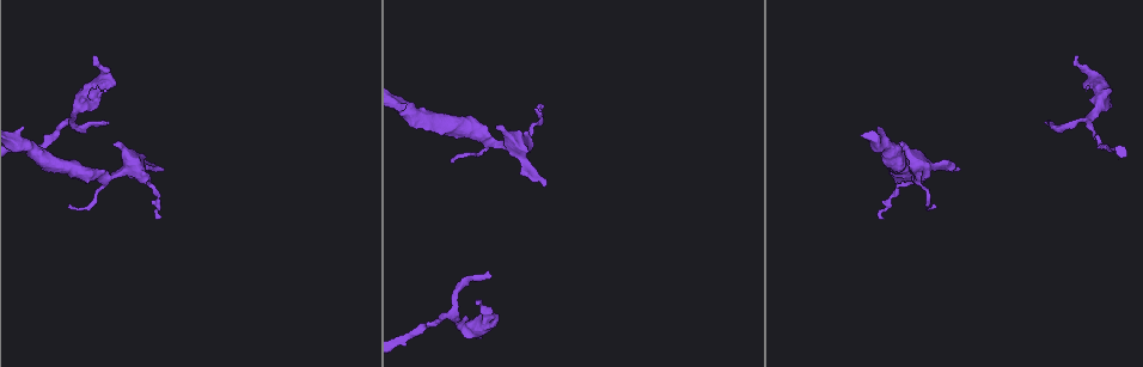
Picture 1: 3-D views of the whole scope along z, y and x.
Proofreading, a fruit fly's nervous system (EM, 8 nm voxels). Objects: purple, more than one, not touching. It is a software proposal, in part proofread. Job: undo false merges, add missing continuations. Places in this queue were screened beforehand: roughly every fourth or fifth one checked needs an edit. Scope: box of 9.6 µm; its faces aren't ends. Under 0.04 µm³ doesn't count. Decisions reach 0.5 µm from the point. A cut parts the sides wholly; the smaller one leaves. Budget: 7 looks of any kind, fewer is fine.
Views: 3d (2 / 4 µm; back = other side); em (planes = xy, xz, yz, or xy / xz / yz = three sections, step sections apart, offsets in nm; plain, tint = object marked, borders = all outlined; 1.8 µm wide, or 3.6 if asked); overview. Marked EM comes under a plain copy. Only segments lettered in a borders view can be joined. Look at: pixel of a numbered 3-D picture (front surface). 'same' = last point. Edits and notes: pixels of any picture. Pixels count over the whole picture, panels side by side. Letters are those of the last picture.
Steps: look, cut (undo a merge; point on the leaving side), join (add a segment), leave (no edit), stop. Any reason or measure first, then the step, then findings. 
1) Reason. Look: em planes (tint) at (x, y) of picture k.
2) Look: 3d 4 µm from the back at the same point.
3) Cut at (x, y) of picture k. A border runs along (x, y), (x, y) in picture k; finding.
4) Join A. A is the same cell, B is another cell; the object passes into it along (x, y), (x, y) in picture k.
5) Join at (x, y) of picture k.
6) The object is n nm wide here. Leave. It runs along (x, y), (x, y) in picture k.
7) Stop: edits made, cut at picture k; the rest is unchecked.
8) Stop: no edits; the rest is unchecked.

Look: em xy step 4 (tint) at (1075, 55) of picture 1.

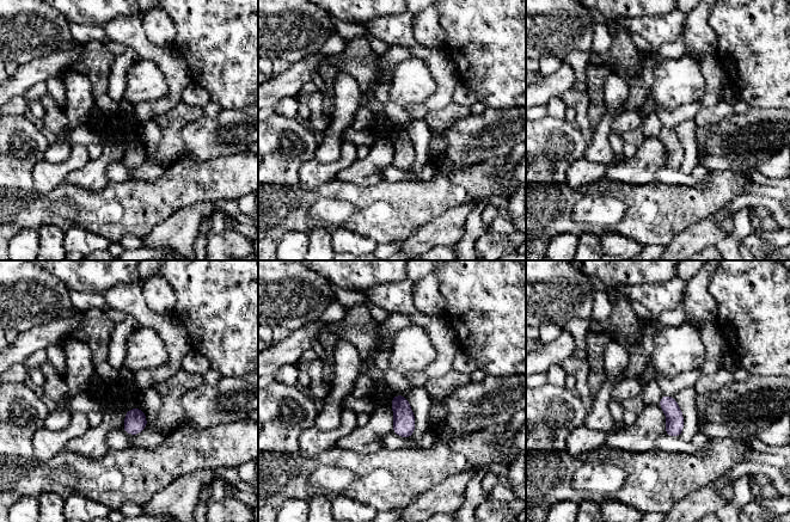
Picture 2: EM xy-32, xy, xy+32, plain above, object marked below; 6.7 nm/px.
Look: em xy step 4 (borders) at the same point.

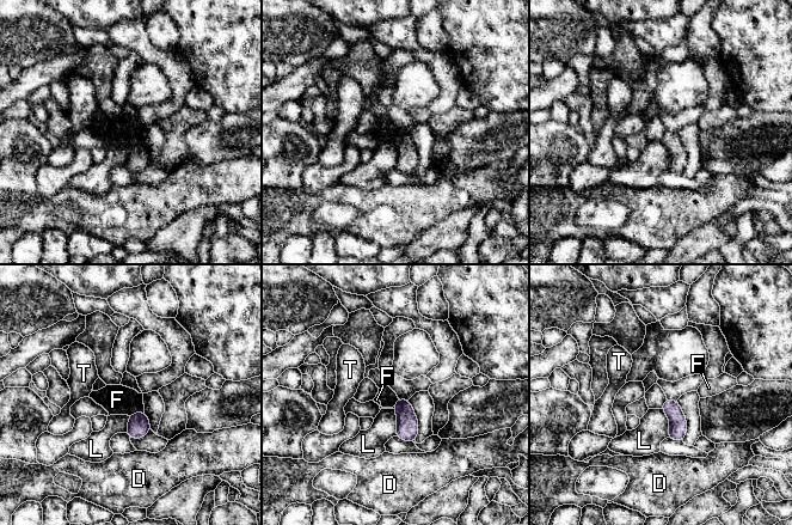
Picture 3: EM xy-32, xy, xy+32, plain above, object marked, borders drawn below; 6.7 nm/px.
Leave. D, F, L and T are other cells; a border runs along (143, 410), (128, 415) in picture 3; none of them fits.

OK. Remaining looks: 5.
Tapers out. Look: em yz step 4 (tint) at (109, 123) of picture 1.

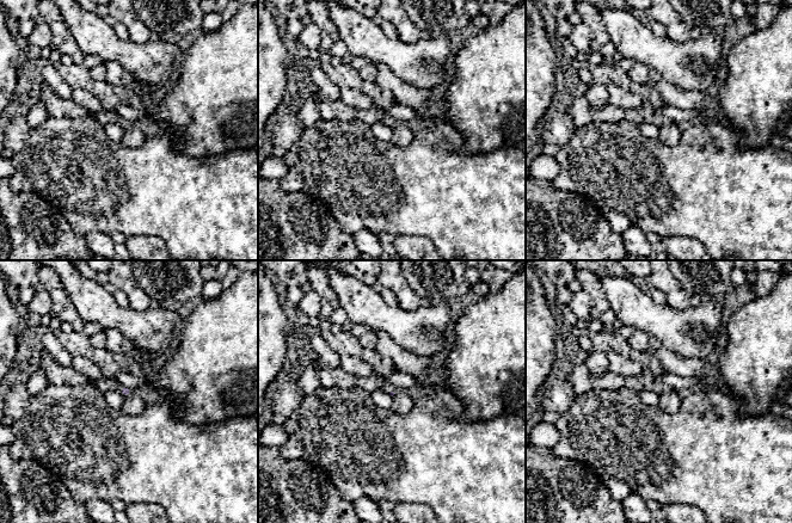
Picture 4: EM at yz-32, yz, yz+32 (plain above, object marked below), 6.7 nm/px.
Look: em planes (borders) at the same point.

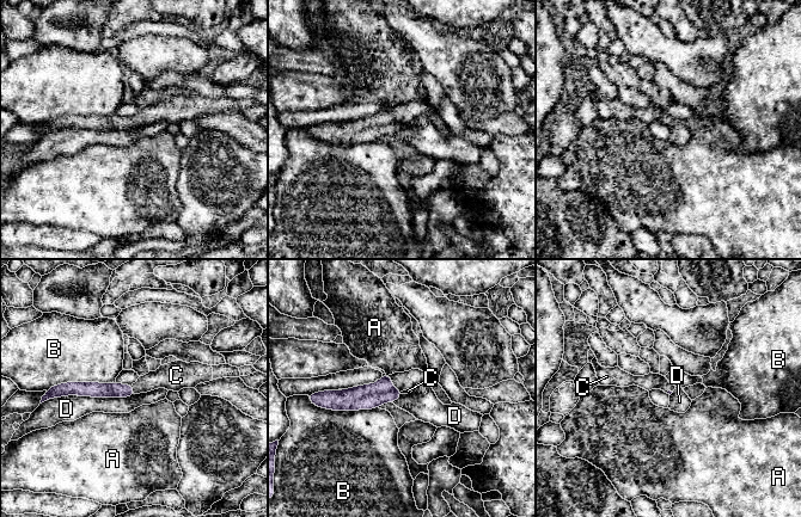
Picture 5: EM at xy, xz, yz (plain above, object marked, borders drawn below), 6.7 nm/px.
Join C. C is the same cell, A, B and D are other cells; the object passes into it along (114, 389), (133, 389), (167, 376) in picture 5; it goes on there.

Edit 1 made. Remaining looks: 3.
Branch stops here. Look: 3d 2 µm at (547, 184) of picture 1.

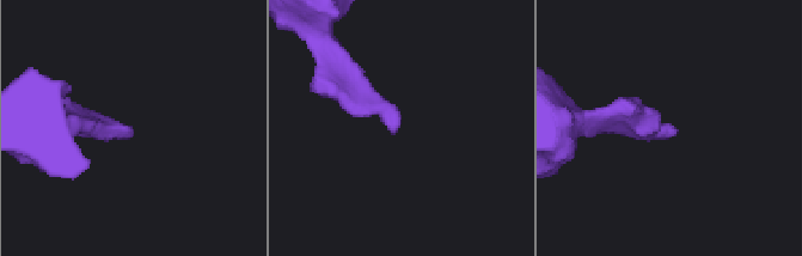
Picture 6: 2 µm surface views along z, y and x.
Look: em planes (borders) at (130, 135) of picture 6.

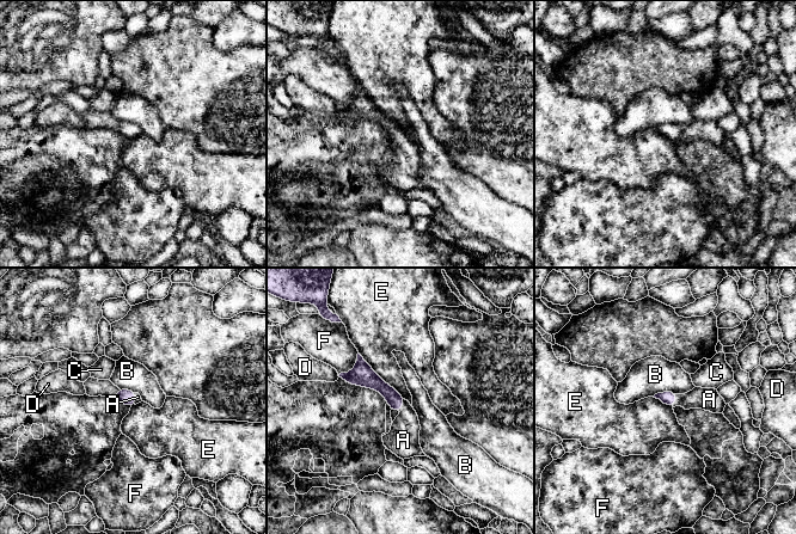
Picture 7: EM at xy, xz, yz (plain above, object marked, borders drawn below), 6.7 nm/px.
The object is 100 nm wide here; the longest contact is with E, 440 nm. Join A. A is the same cell, B, C, D, E and F are other cells; the cell continues.

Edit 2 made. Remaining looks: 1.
Stop: edits made, join at picture 5, join at picture 7; the rest is unchecked.

